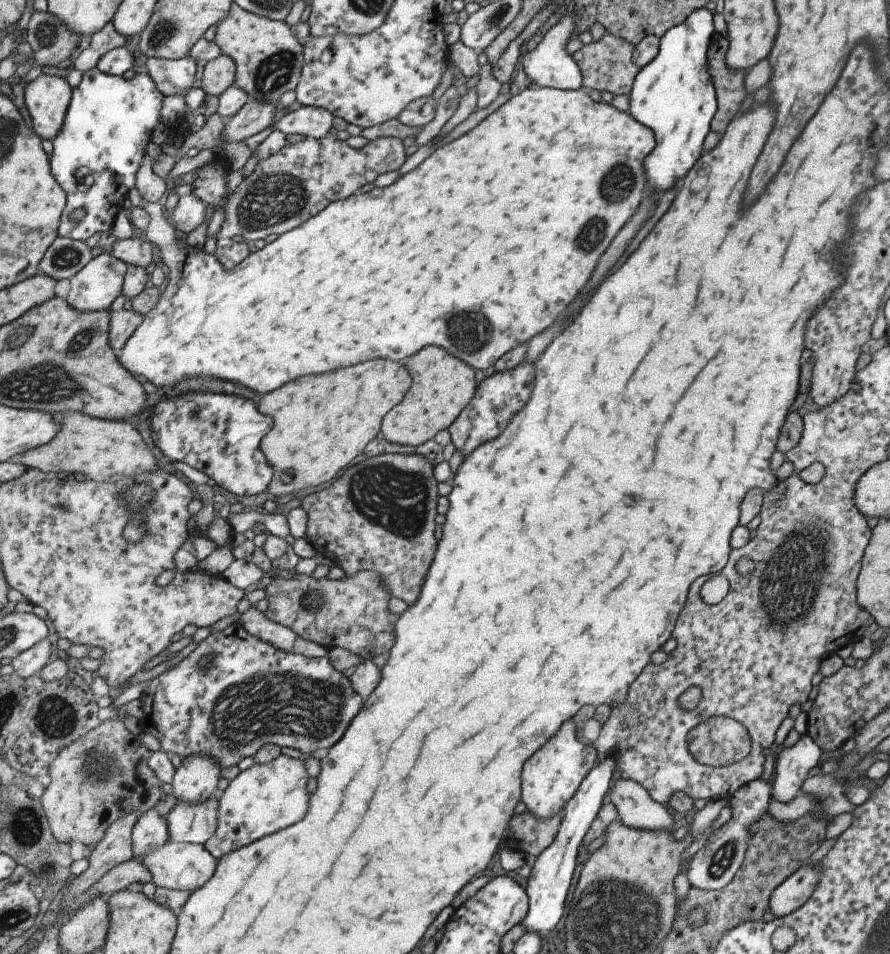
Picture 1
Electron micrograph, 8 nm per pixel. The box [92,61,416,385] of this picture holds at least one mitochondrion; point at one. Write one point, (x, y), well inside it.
(274, 199)

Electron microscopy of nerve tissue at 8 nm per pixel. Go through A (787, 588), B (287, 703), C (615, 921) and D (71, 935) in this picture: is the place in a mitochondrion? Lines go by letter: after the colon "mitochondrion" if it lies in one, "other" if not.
A: mitochondrion
B: mitochondrion
C: mitochondrion
D: other

